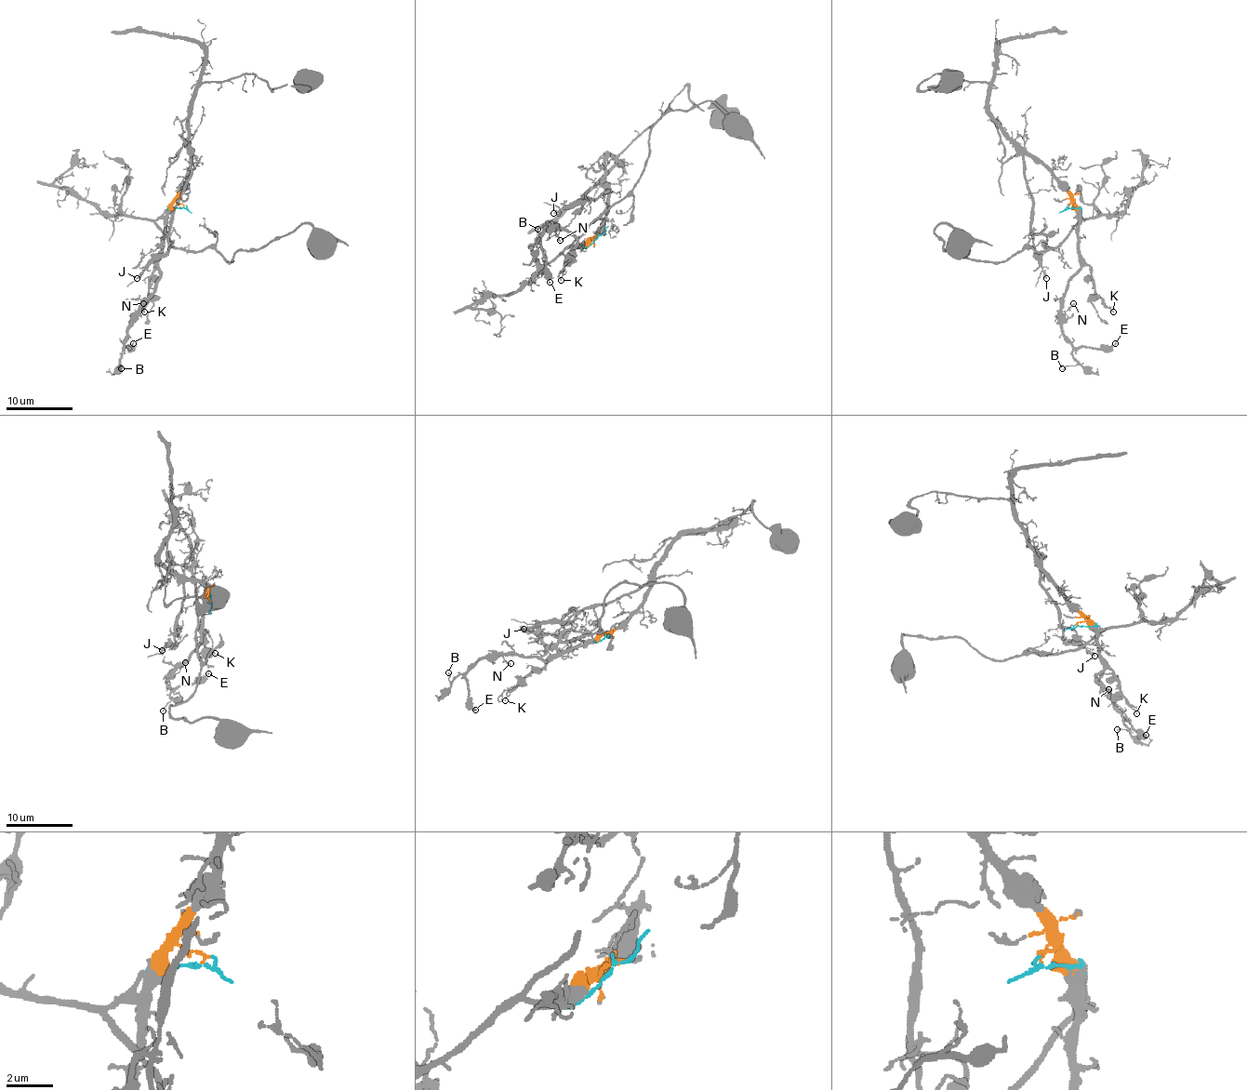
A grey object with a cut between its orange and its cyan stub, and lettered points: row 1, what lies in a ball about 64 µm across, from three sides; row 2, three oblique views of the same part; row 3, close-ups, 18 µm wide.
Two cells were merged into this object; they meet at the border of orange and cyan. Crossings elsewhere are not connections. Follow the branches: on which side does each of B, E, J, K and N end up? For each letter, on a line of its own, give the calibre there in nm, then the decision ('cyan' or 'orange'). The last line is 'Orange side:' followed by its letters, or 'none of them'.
B: 110 nm thick; orange
E: 240 nm thick; orange
J: 200 nm thick; orange
K: 120 nm thick; orange
N: 150 nm thick; orange
Orange side: B, E, J, K, N

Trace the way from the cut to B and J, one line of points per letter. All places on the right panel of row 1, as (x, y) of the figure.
B: (1068, 206), (1072, 201), (1075, 205), (1079, 219), (1081, 270), (1068, 282), (1062, 330), (1077, 363), (1062, 369)
J: (1068, 206), (1070, 194), (1043, 166), (1025, 154), (1023, 178), (1031, 206), (1035, 259), (1047, 278)

